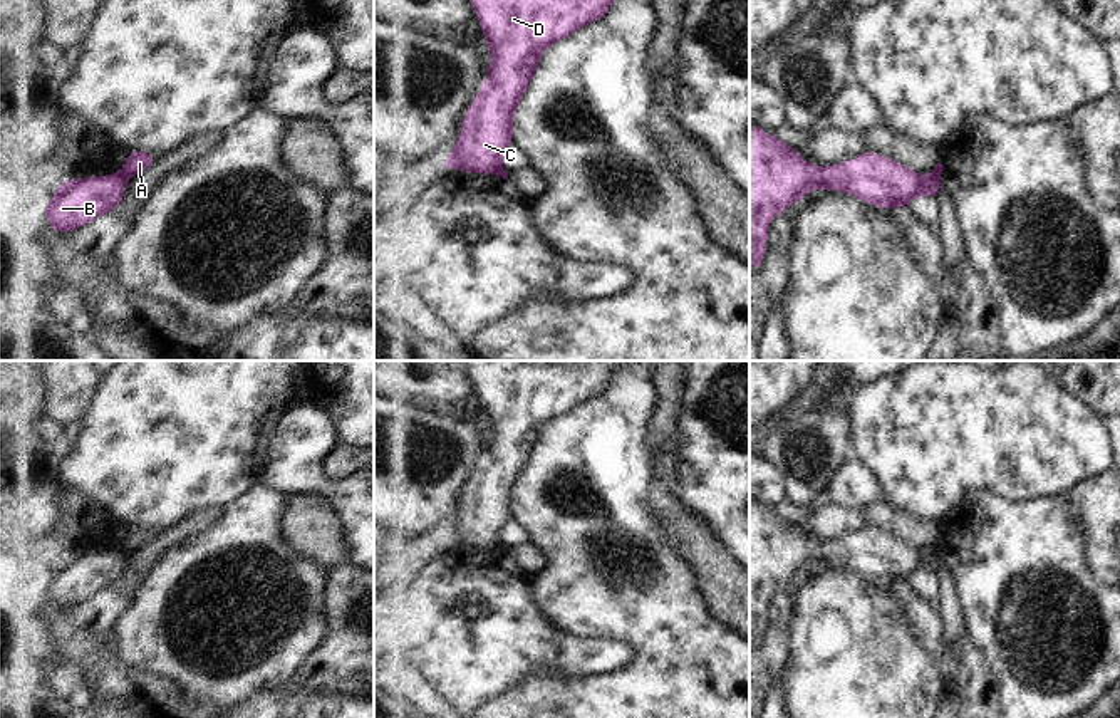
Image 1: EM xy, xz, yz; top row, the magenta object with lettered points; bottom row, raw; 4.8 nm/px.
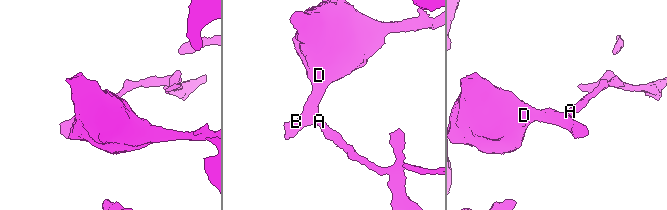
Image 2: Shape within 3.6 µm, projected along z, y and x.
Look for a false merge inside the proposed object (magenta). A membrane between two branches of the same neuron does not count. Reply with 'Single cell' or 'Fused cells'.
Fused cells

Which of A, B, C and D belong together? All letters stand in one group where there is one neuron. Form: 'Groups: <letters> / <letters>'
Groups: A / B C D

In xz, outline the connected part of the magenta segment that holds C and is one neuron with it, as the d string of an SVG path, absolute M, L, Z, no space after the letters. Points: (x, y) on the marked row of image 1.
M469 0L476 10L483 39L488 42L490 69L471 106L466 109L459 136L443 168L464 173L498 174L503 153L513 144L513 116L543 52L555 42L605 17L614 0Z

